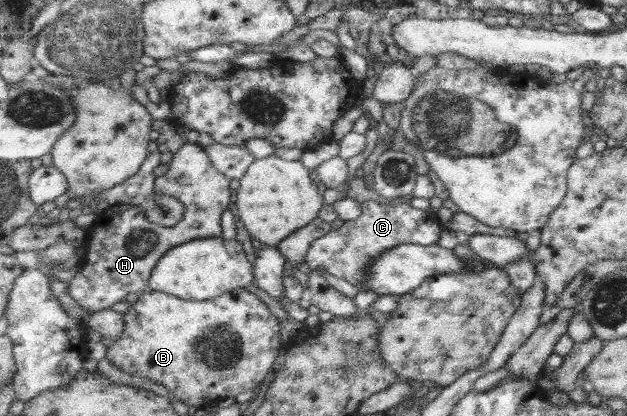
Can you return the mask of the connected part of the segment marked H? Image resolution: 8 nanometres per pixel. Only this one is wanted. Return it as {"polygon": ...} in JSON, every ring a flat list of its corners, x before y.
{"polygon":[[189,142,183,144,173,153,168,171,157,178,154,187,157,195,173,197,185,206,183,219,176,226,168,227,165,224,150,222,145,208,133,205,122,206,121,204,112,207,103,205,101,215,86,231,87,235,84,241,86,256,77,274,67,283,68,294,91,316,99,310,107,310,113,304,125,300,125,296,131,292,145,292,150,286,151,273,168,251,193,239,222,236,221,216,225,210,228,210,229,204,231,204,231,194,233,194,229,182,230,179,225,174,215,170,215,166,213,166,204,147]]}

